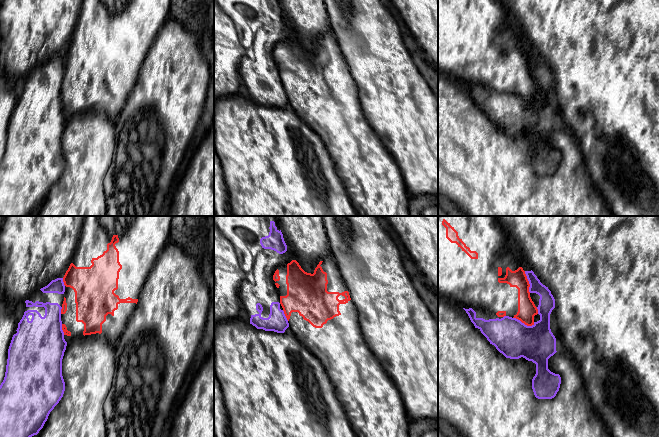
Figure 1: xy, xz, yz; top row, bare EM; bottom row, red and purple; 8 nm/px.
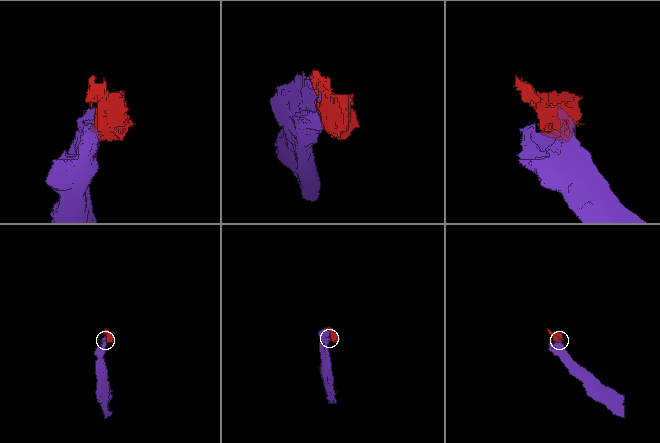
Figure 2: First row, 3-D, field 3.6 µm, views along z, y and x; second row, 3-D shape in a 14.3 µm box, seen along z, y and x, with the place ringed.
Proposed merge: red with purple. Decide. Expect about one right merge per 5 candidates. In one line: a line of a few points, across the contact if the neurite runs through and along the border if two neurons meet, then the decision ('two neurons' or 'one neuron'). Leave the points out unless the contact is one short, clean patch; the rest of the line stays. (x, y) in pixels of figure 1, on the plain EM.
two neurons

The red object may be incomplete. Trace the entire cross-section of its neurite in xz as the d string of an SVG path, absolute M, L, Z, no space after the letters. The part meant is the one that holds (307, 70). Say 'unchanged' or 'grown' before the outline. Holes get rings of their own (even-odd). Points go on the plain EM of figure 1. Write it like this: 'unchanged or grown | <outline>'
grown | M287 23L290 35L287 40L277 45L273 56L278 64L280 80L288 96L293 111L302 119L323 141L328 150L346 192L351 199L358 216L410 216L408 206L412 197L408 193L401 171L393 156L384 147L380 138L372 129L364 116L359 101L359 91L336 37L327 32L320 37L314 49L305 48L294 35Z

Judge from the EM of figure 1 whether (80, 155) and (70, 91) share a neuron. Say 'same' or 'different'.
different

